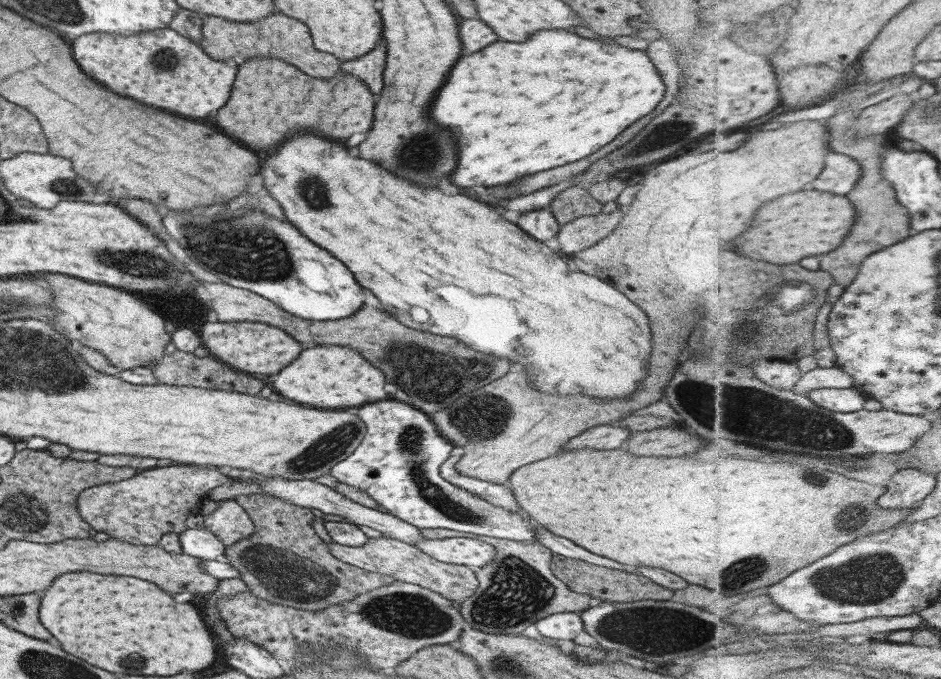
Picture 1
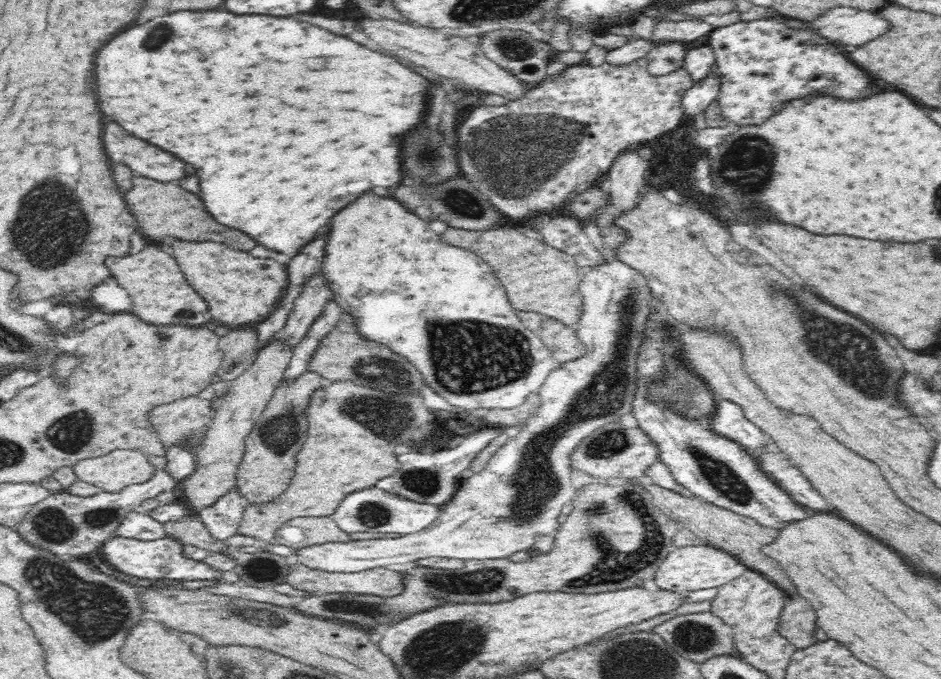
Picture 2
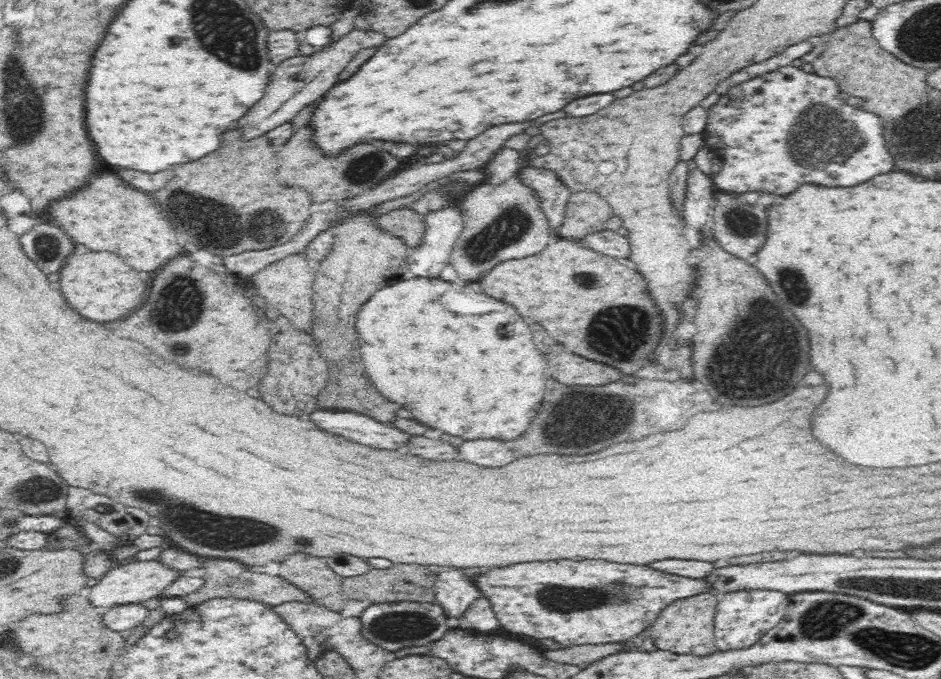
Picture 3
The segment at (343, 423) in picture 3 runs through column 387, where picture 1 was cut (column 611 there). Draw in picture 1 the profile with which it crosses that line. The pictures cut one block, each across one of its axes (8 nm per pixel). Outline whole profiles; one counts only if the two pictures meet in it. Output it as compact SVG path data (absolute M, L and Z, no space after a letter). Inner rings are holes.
M597 425L597 428L593 428L593 432L589 432L589 436L575 436L573 440L569 440L565 444L565 450L573 450L573 448L595 448L595 450L613 450L613 448L619 448L627 438L629 438L629 432L621 426L609 426Z

